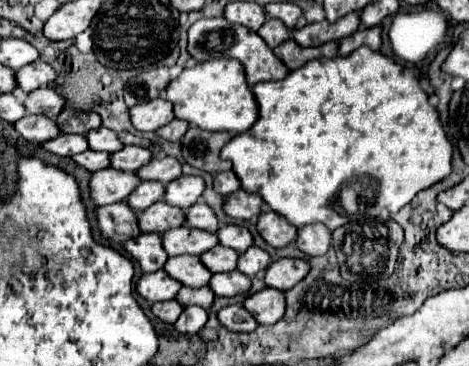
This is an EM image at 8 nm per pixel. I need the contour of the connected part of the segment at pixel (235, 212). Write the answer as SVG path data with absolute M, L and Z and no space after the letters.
M237 190L227 198L225 212L233 218L251 220L263 212L263 206L265 206L265 202L263 202L263 198L259 198L259 194L251 194L247 190Z

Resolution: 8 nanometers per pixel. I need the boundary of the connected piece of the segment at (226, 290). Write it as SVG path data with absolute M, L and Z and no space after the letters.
M233 270L225 274L213 274L209 286L217 296L237 296L251 290L251 278L239 270Z

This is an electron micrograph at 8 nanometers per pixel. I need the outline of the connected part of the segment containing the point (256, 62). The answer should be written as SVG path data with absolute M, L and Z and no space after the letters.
M225 18L197 20L189 28L189 46L187 46L187 50L199 62L205 62L205 60L211 60L211 58L237 58L237 60L241 60L243 66L245 66L247 82L251 86L257 84L257 82L265 82L265 80L281 80L289 74L283 60L279 56L275 56L275 52L267 46L267 42L257 32L247 30L239 24L231 24Z

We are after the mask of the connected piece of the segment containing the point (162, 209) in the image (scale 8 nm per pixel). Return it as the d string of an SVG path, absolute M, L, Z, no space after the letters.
M159 200L151 208L147 208L139 214L139 226L141 226L141 232L159 232L159 234L163 234L171 228L183 226L185 224L185 214L187 212L183 212L181 208L171 206L165 200Z

